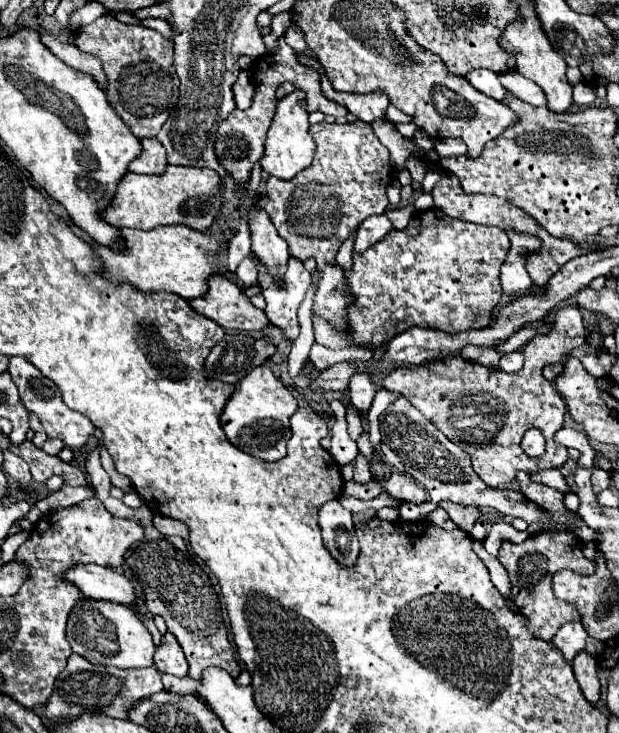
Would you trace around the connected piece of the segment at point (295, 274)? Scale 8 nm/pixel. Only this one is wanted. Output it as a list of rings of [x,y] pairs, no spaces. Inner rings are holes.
[[[251,253],[251,261],[255,263],[255,267],[257,267],[257,271],[259,271],[259,281],[257,281],[257,285],[263,289],[261,295],[263,295],[265,301],[267,301],[265,313],[267,313],[269,321],[271,321],[273,325],[277,325],[287,339],[295,341],[297,335],[299,335],[297,311],[299,311],[299,305],[301,305],[303,299],[305,299],[307,289],[311,287],[311,275],[305,271],[303,261],[297,259],[297,257],[289,257],[289,261],[287,261],[287,271],[285,271],[283,277],[273,277],[273,275],[267,271],[267,267],[259,261],[259,257],[255,257],[253,253]],[[283,285],[285,285],[285,287],[283,287]]]

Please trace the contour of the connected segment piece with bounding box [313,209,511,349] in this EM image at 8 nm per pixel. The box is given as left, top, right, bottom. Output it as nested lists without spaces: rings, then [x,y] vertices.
[[[437,209],[415,213],[407,229],[389,231],[371,249],[353,255],[353,271],[347,271],[357,295],[349,313],[353,335],[335,333],[327,321],[313,317],[315,341],[329,349],[353,343],[377,347],[409,327],[435,327],[445,333],[485,329],[501,299],[499,267],[509,247],[509,237],[499,227],[463,223]]]

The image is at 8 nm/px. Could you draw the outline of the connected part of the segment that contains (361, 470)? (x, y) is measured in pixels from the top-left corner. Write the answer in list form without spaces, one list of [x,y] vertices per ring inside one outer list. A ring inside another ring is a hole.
[[[357,455],[357,459],[355,459],[355,475],[353,475],[353,479],[359,481],[359,483],[367,483],[367,481],[371,481],[369,463],[367,463],[367,459],[365,459],[363,455]]]

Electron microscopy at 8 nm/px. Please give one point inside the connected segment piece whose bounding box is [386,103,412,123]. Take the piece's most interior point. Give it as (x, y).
(393, 114)

